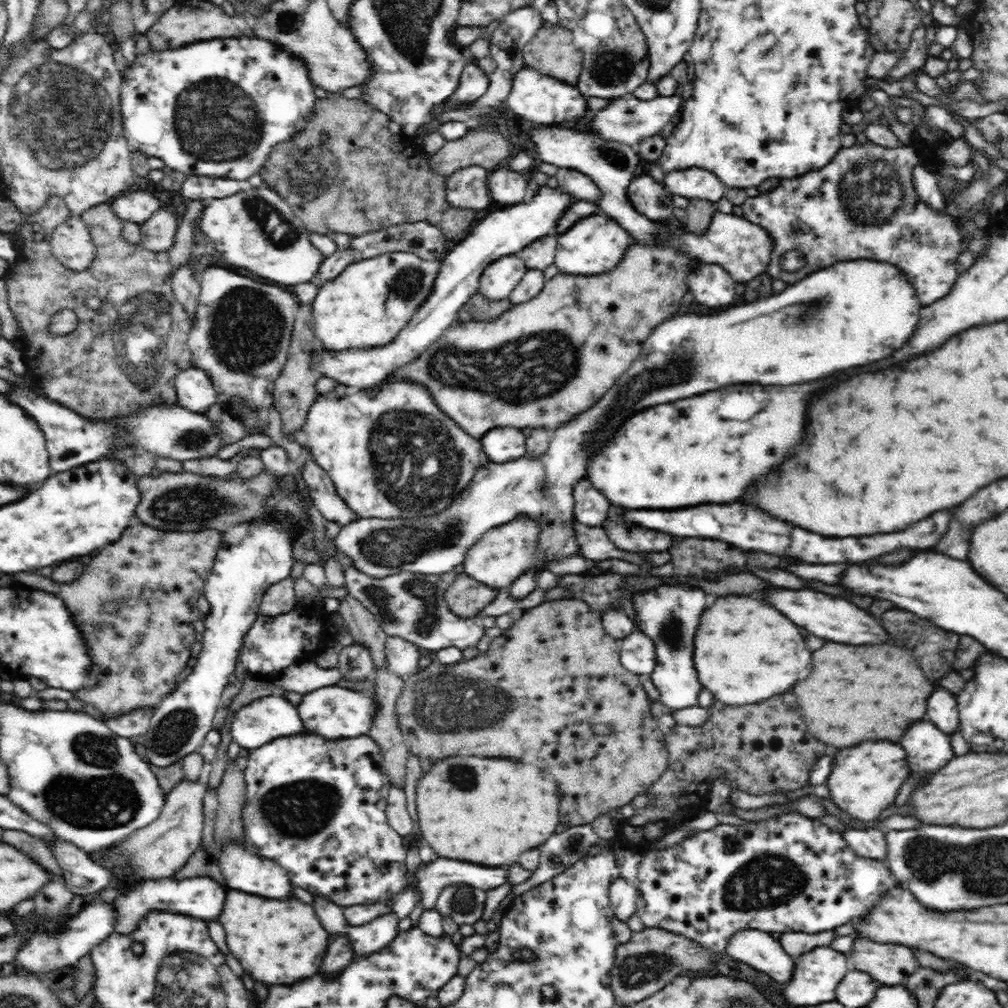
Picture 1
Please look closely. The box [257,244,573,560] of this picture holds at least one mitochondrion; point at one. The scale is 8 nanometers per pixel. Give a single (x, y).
(406, 438)

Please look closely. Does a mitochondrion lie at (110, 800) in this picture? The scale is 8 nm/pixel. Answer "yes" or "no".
yes

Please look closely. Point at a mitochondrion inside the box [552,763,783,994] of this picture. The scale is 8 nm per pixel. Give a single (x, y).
(644, 968)

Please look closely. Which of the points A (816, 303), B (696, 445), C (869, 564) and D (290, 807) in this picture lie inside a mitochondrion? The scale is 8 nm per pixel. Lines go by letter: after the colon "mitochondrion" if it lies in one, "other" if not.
A: mitochondrion
B: other
C: other
D: mitochondrion

